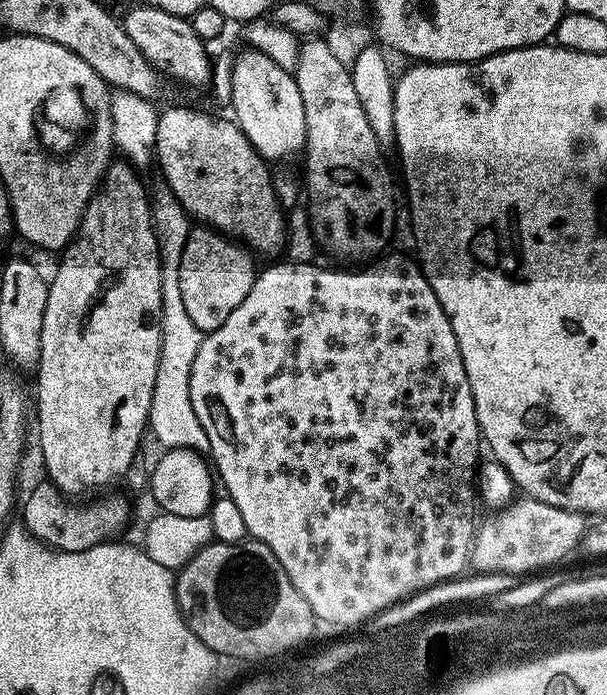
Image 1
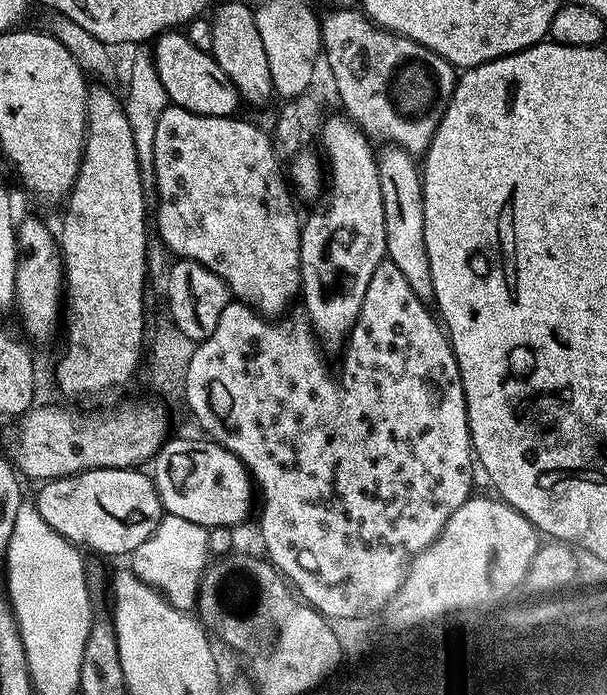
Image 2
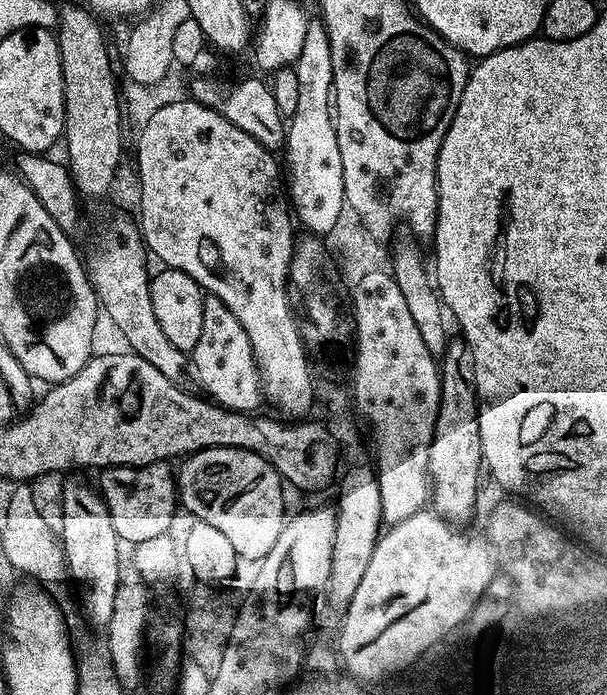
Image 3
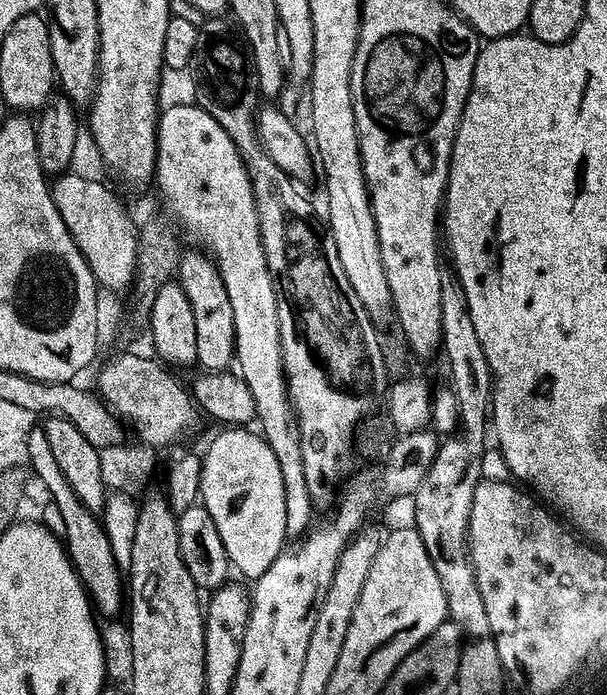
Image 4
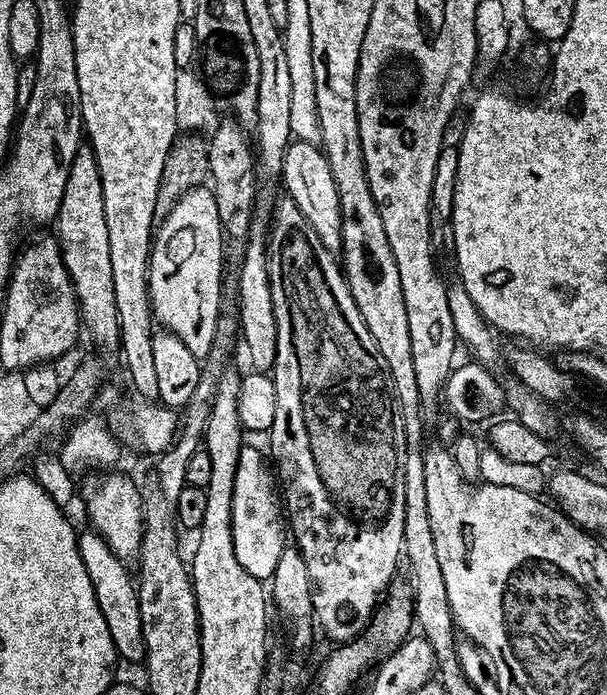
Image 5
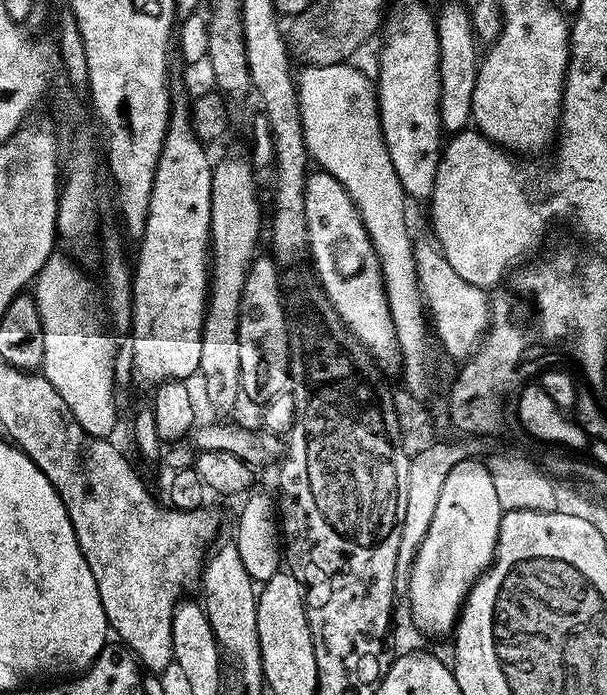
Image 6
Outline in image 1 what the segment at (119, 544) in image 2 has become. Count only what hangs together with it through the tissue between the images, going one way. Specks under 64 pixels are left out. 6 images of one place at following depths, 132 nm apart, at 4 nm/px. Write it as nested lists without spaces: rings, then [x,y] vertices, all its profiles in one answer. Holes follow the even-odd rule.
[[[43,482],[24,500],[24,517],[22,523],[27,528],[28,533],[41,544],[57,552],[81,552],[90,550],[94,546],[111,541],[128,524],[128,500],[124,496],[104,496],[101,500],[92,500],[89,504],[84,502],[70,502],[69,497],[60,489],[54,487],[51,482]]]

